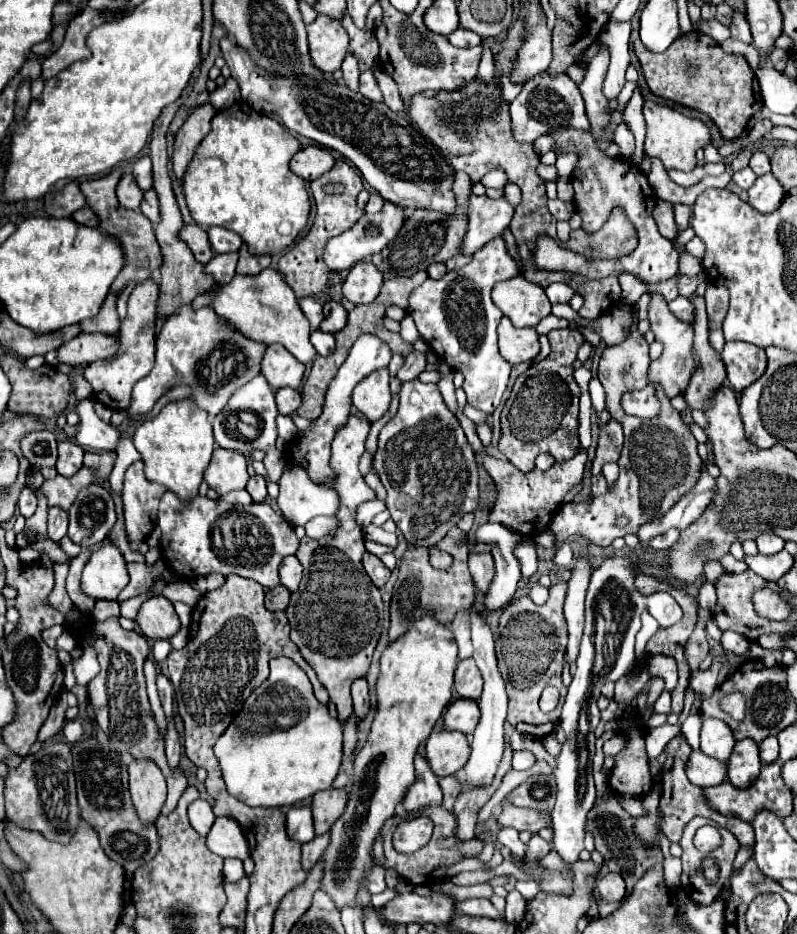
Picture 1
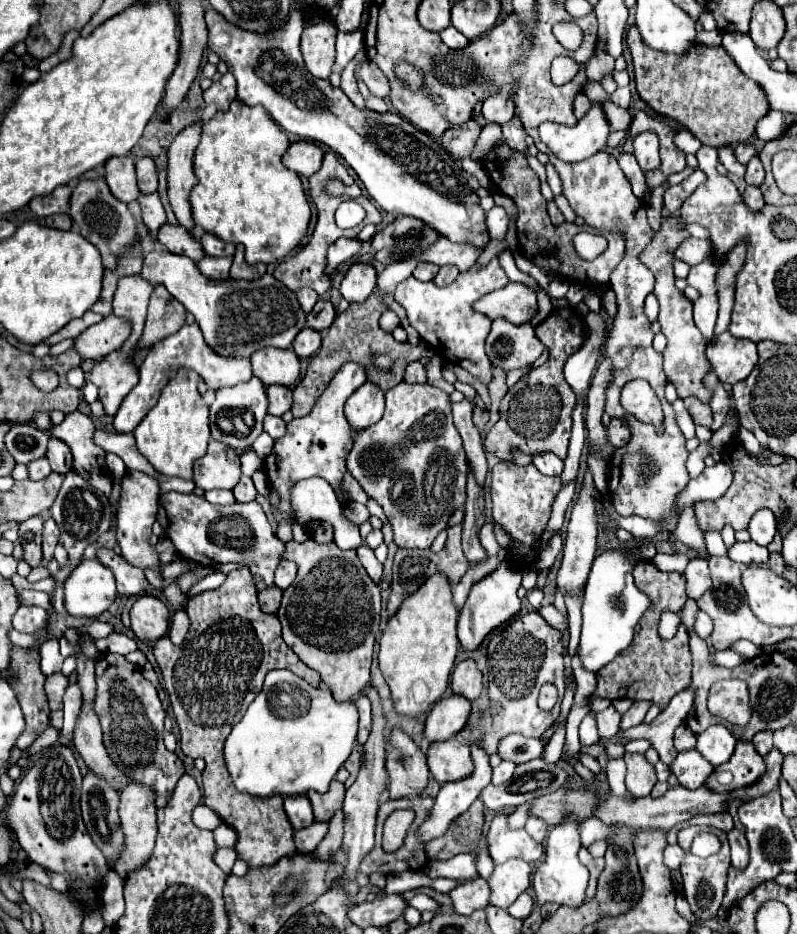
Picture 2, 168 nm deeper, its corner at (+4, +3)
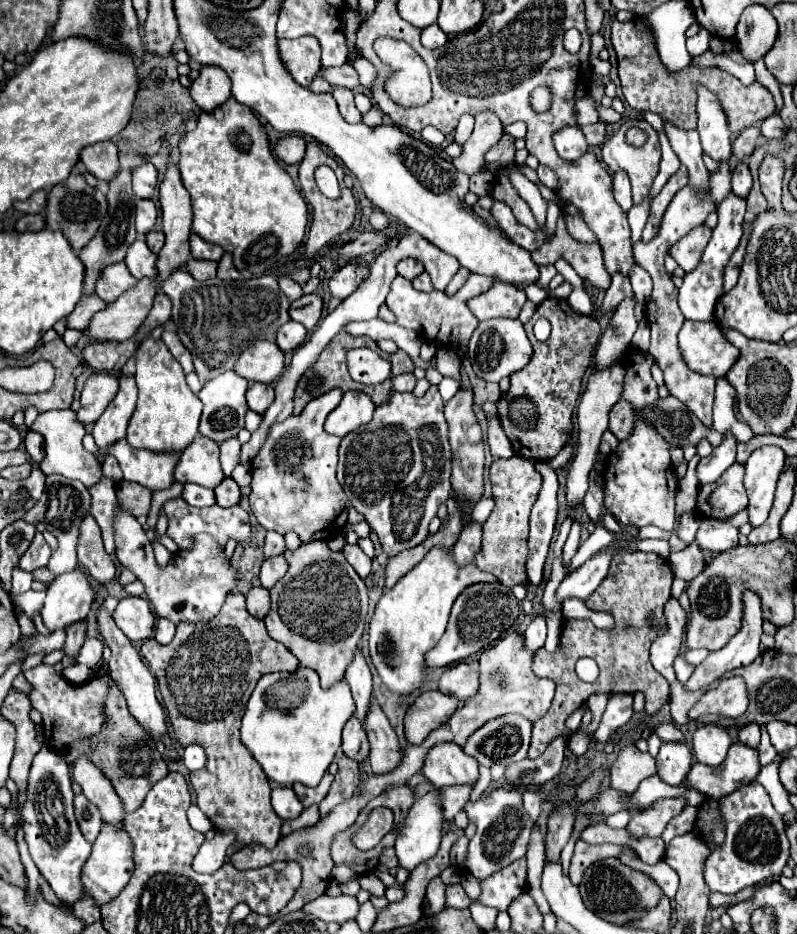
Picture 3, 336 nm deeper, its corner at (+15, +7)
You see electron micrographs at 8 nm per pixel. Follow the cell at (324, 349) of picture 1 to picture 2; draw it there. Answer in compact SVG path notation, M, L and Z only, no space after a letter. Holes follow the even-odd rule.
M303 327L297 333L297 337L295 337L295 341L293 341L291 347L293 347L293 351L299 357L311 357L321 347L321 335L315 329L311 329L311 327Z

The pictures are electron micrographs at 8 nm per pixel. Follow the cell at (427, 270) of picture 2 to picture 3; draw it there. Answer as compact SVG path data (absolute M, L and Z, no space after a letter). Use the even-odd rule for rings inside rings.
M406 259L406 261L400 261L398 263L398 275L402 275L402 277L406 277L406 279L414 279L414 277L418 277L420 273L424 271L424 265L420 263L420 261L416 261L416 259Z

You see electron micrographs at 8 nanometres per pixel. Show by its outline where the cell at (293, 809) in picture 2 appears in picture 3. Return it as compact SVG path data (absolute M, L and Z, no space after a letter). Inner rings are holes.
M290 787L272 789L272 807L280 819L296 819L302 813L302 803L296 799L296 793Z

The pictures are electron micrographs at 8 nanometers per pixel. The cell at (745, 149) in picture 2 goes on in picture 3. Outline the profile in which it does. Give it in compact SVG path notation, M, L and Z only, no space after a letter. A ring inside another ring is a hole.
M748 127L744 129L732 143L732 155L740 161L742 157L748 157L754 147L756 147L756 139L760 137L760 129L758 127Z

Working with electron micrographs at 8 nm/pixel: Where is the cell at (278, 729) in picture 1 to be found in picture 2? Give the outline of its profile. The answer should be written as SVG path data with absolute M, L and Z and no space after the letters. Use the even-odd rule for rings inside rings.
M287 669L269 671L265 685L249 705L241 723L237 723L225 741L225 761L237 791L269 797L269 795L303 795L309 789L325 793L339 767L351 755L357 735L357 707L353 701L337 703L327 687L311 687Z

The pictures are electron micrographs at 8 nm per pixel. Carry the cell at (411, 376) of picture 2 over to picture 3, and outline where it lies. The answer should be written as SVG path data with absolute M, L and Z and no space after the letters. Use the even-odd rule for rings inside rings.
M402 373L394 379L394 389L396 391L412 391L416 385L416 377L414 373Z

